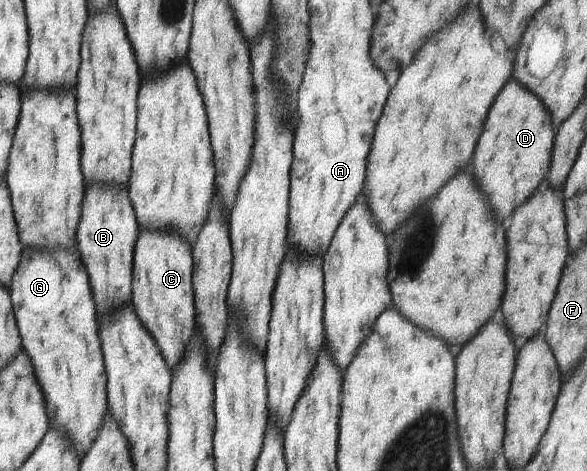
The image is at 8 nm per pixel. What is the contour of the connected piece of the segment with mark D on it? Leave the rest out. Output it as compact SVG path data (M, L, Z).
M509 81L507 87L499 91L499 99L495 99L491 115L487 115L487 127L483 127L483 139L479 139L479 151L475 151L475 161L471 163L475 175L479 175L479 183L483 183L483 191L487 191L487 199L491 199L495 219L507 219L511 211L527 201L544 183L554 133L548 111L526 87Z

